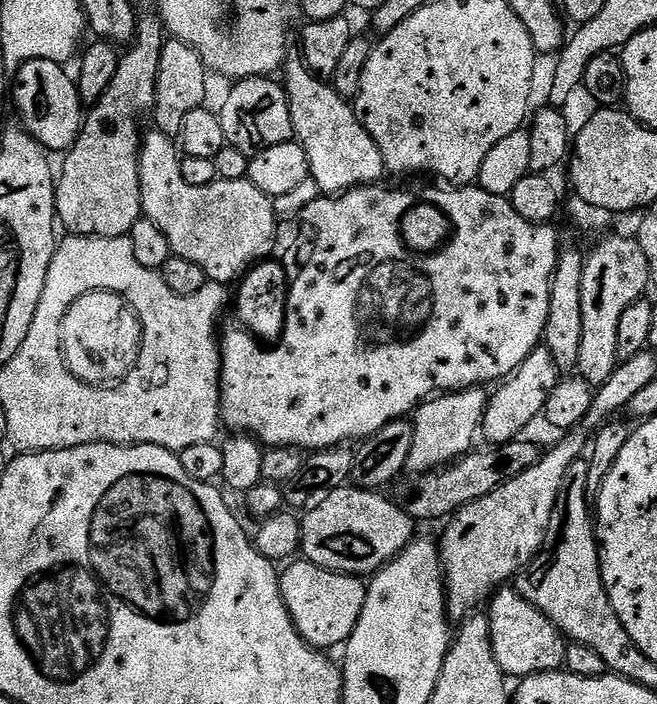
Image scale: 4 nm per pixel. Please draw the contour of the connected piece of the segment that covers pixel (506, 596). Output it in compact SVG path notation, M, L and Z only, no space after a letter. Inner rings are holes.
M515 587L497 588L487 601L486 615L490 626L494 662L498 662L505 677L523 678L564 668L564 655L568 649L564 633L558 631L540 610L516 591Z

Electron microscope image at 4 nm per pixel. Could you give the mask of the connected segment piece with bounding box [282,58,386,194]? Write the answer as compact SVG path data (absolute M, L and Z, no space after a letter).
M289 58L284 61L282 69L282 83L284 93L288 95L290 102L290 118L292 119L292 130L295 139L306 150L308 159L308 171L311 183L317 184L324 194L343 194L349 188L363 188L375 185L383 176L386 176L384 159L370 134L360 124L356 117L356 109L347 100L343 100L331 83L325 82L321 77L314 75L300 58Z

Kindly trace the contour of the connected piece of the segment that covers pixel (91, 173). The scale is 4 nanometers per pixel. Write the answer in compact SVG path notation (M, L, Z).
M155 11L141 15L136 22L136 38L127 45L120 57L120 65L98 103L91 105L80 129L80 137L63 157L64 165L58 168L56 180L56 215L59 223L77 236L127 236L128 231L142 218L140 207L140 145L142 127L140 115L151 113L156 107L156 87L160 55L166 43L164 24Z

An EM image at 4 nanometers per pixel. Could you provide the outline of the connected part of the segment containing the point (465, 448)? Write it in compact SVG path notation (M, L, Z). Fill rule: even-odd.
M483 387L464 388L461 392L445 392L424 401L414 413L412 429L414 442L410 446L407 471L412 474L434 472L468 455L472 444L482 432L484 411L488 405L489 393Z

